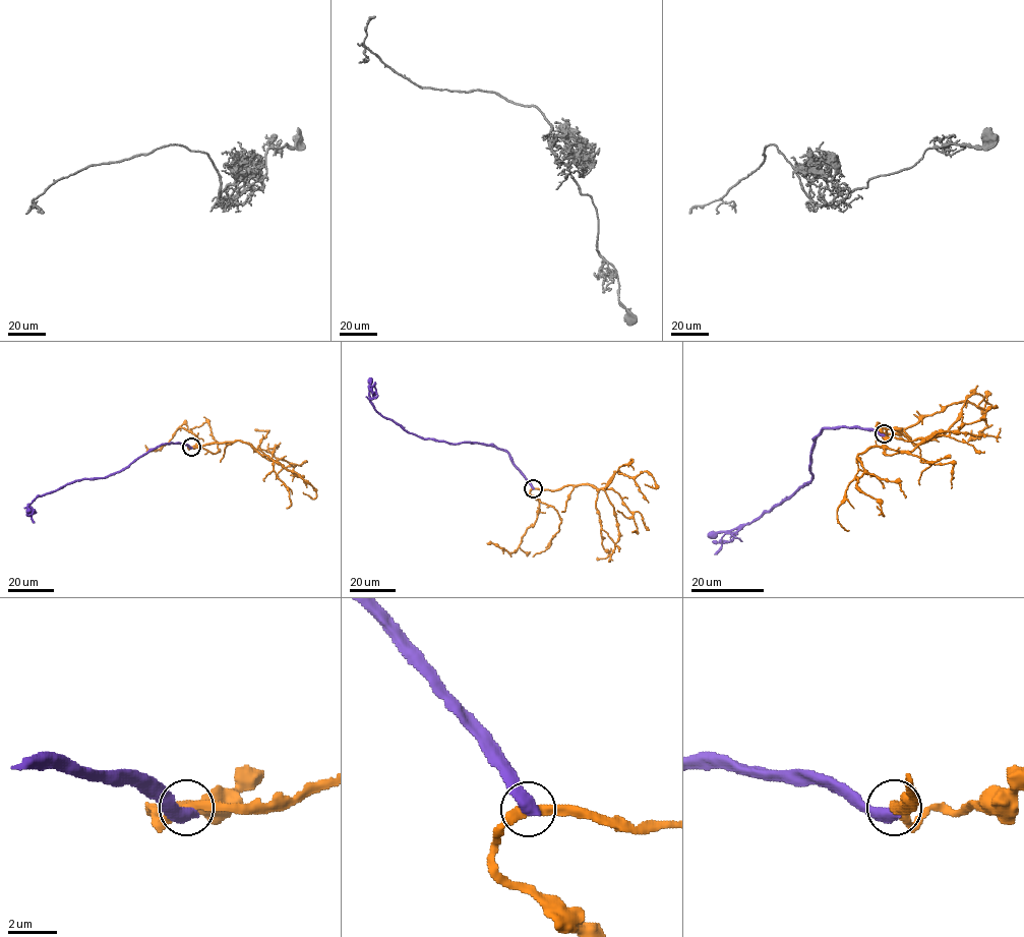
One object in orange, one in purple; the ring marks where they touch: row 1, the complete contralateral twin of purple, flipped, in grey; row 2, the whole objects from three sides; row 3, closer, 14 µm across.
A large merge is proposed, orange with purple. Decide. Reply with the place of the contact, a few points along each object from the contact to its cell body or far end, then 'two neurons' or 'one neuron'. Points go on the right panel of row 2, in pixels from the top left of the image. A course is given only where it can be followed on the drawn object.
at (884, 433); orange runs (884, 434), (879, 423), (885, 443), (857, 456), (865, 470), (857, 486), (883, 516), (877, 506); purple runs (884, 434), (859, 427), (825, 427), (816, 436), (810, 451), (811, 478), (745, 525), (714, 553); two neurons

